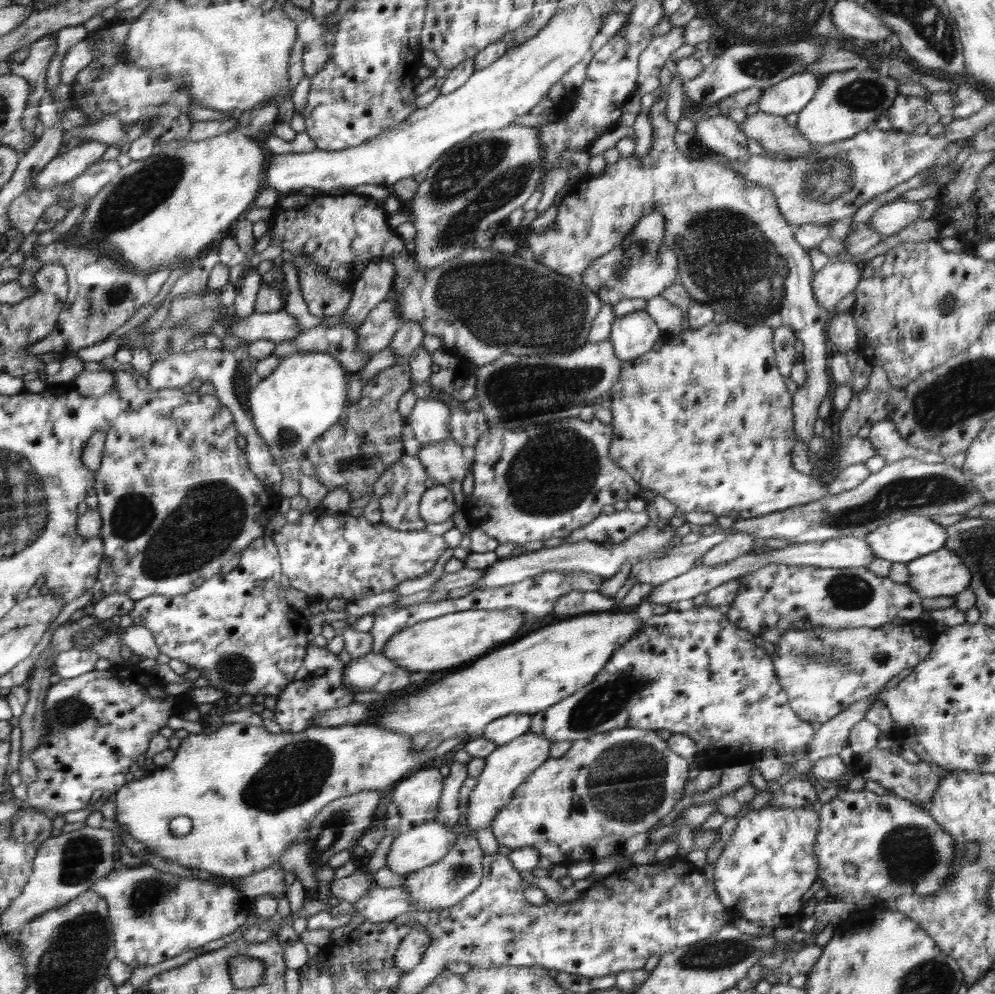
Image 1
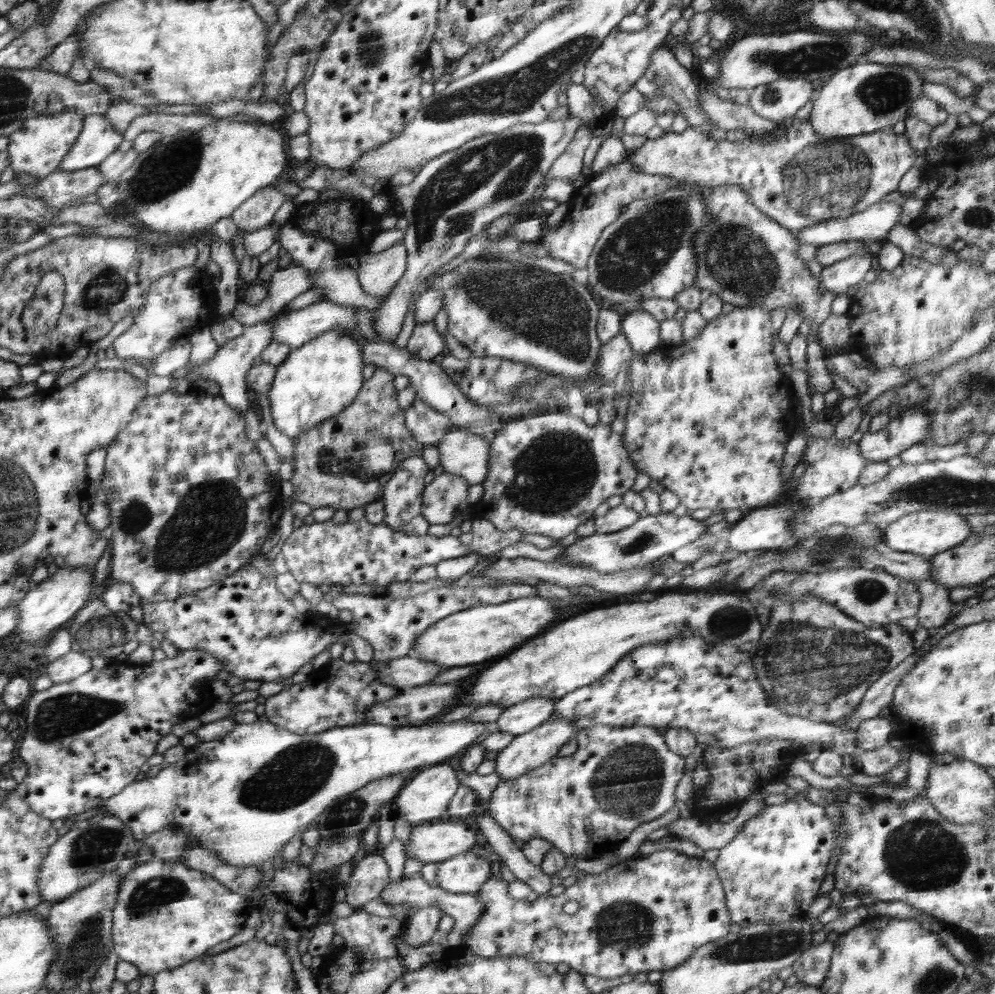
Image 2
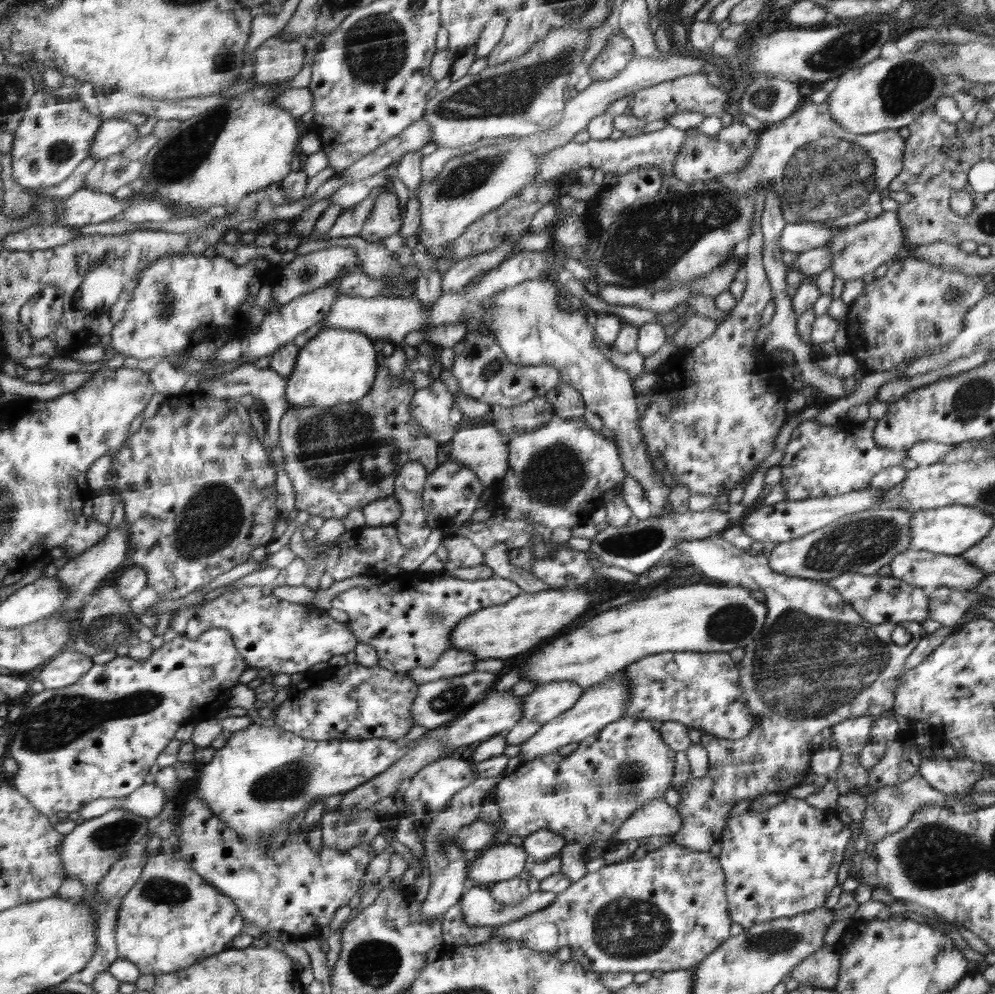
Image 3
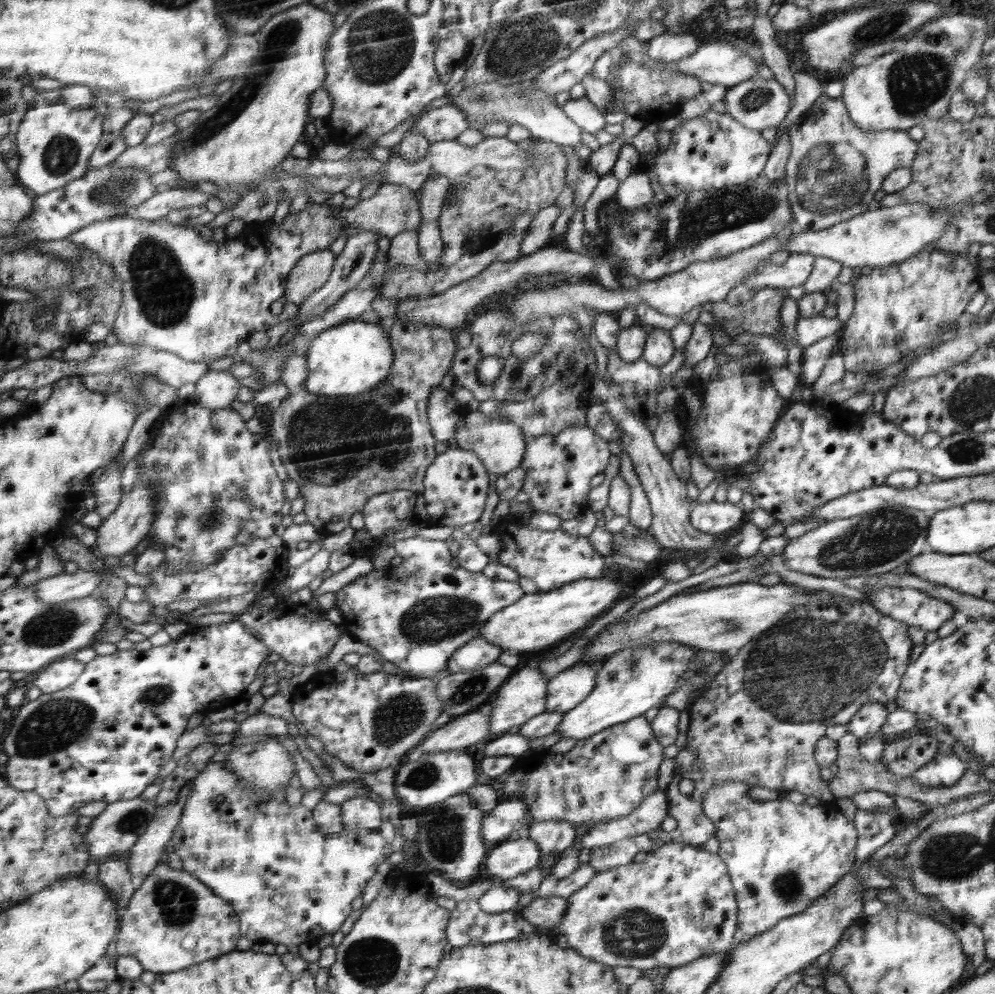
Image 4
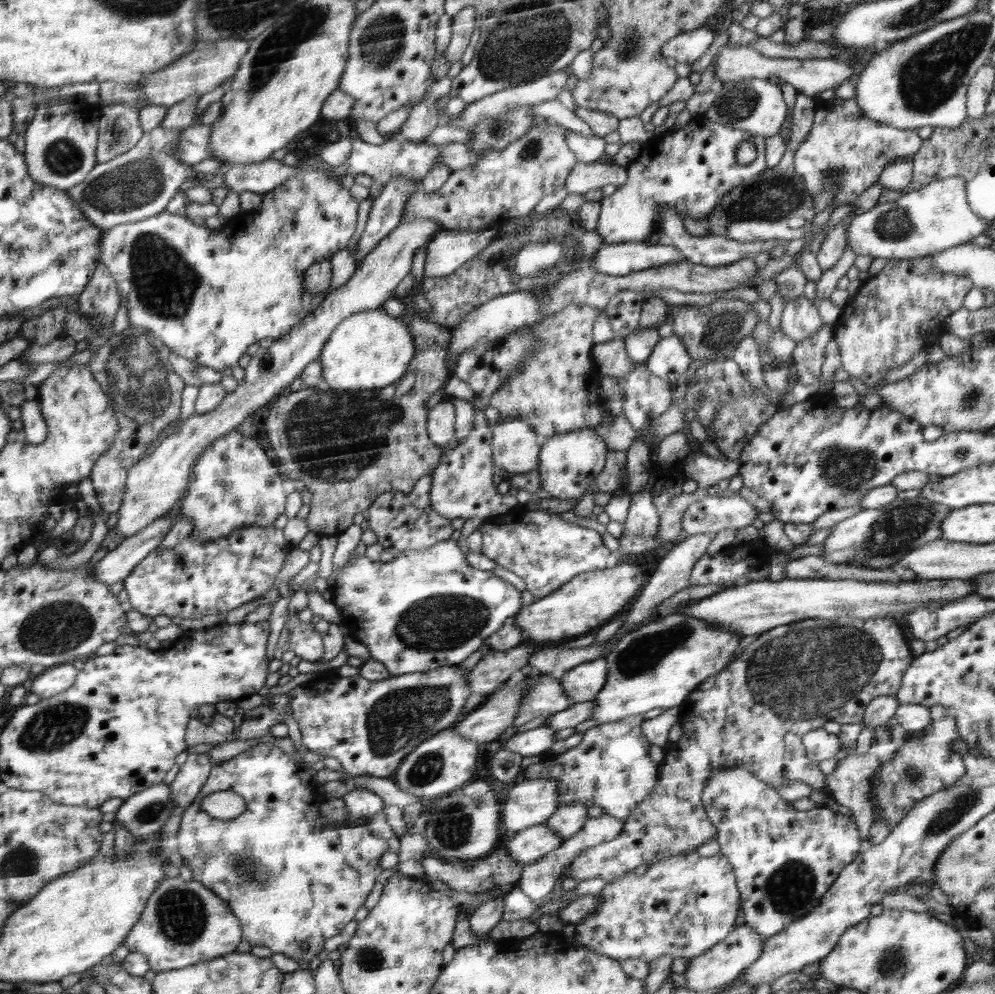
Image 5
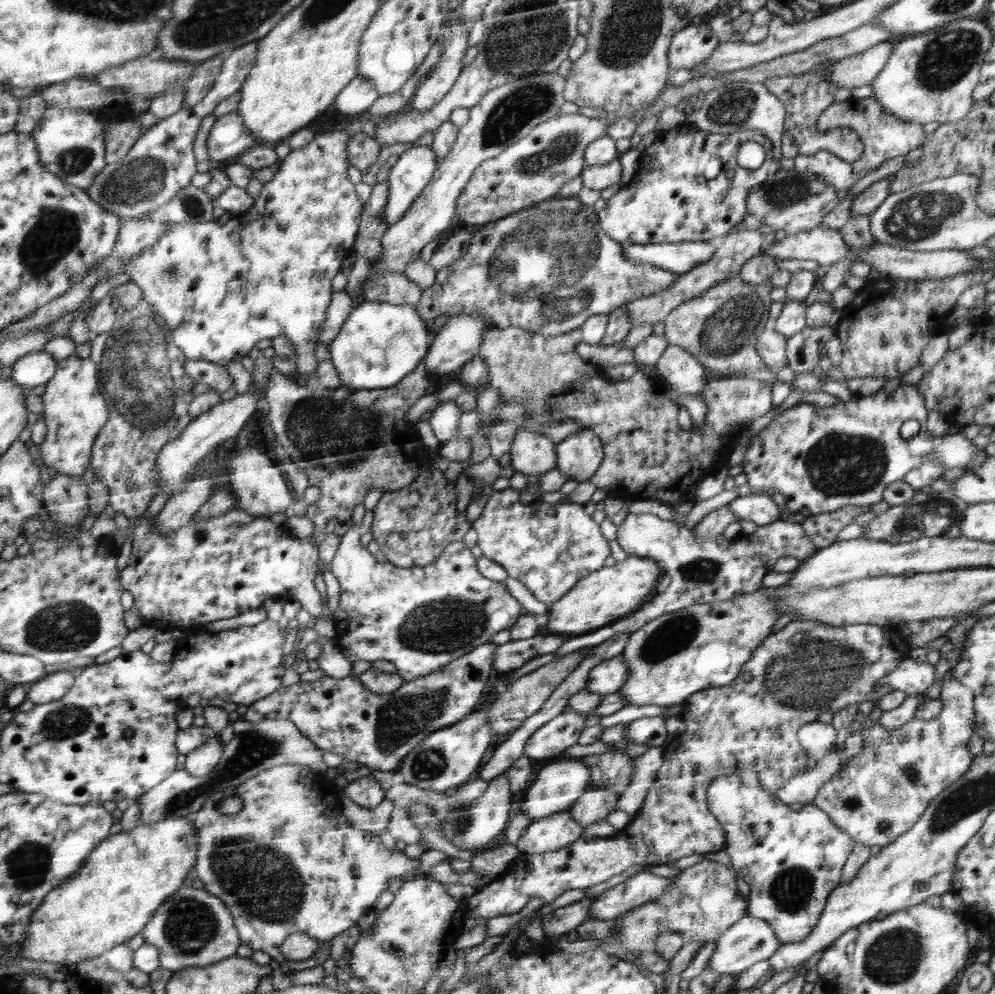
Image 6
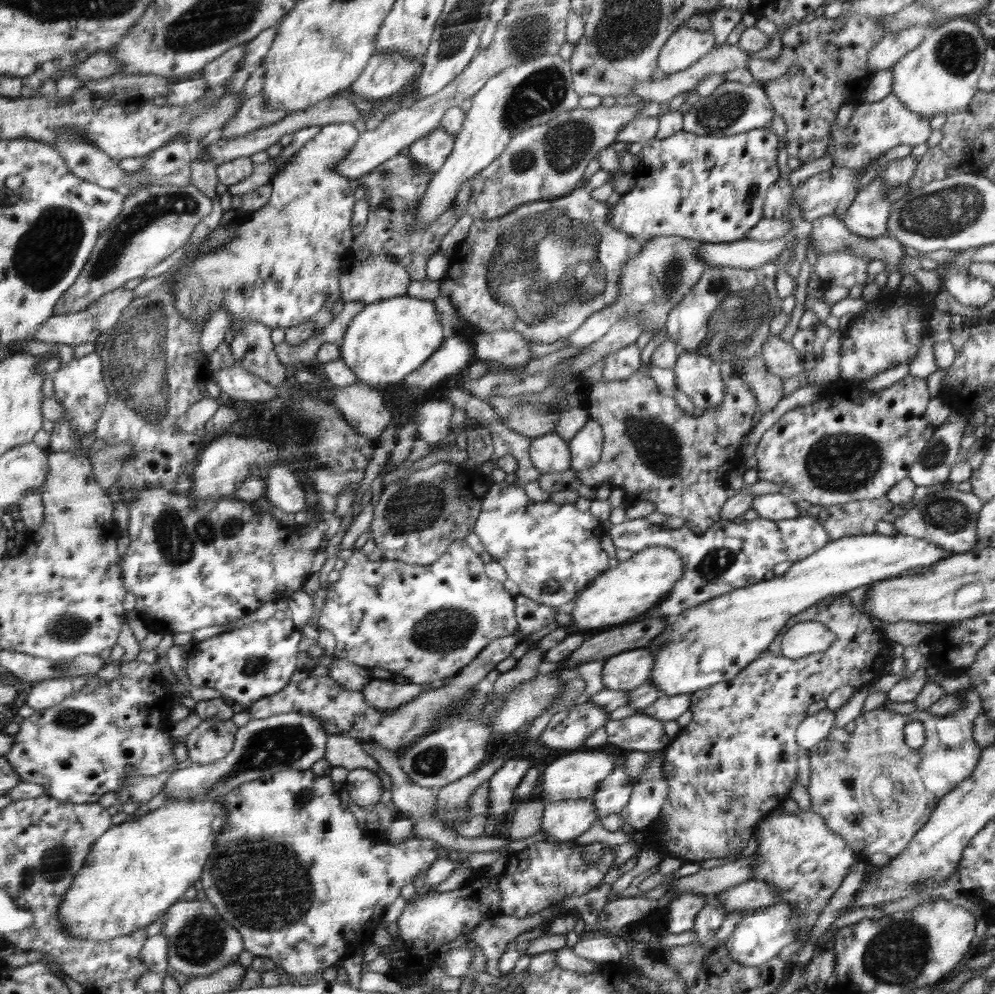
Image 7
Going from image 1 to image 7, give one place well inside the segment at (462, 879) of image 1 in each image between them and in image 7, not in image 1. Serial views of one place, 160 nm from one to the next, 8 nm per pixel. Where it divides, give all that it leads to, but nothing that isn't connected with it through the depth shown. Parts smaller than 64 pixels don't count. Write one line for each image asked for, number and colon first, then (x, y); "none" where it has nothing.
2: (466, 872)
3: (501, 862)
4: (508, 859)
5: (532, 843)
6: (550, 833)
7: (564, 820)

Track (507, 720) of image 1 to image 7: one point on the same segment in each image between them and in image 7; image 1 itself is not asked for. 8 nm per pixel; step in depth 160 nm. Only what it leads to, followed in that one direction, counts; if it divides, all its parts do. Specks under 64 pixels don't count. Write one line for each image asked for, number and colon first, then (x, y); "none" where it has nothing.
2: (520, 718)
3: (548, 701)
4: (567, 689)
5: (583, 682)
6: (606, 678)
7: (625, 671)

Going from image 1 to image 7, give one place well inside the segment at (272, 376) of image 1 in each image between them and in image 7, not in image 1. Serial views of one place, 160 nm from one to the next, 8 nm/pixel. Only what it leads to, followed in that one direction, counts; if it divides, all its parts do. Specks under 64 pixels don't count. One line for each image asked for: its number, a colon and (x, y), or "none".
2: (317, 380)
3: (338, 365)
4: (351, 358)
5: (370, 350)
6: (380, 343)
7: (386, 341)

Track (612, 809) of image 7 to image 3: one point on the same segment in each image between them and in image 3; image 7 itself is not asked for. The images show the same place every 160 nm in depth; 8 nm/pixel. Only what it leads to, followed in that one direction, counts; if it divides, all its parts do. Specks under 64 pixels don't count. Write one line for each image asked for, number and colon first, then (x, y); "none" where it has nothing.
3: (541, 845)
4: (553, 836)
5: (567, 820)
6: (595, 804)

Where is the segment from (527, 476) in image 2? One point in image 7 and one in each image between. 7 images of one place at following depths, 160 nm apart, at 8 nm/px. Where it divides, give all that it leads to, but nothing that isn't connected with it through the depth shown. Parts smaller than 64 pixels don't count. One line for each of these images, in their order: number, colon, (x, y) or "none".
3: (558, 472)
4: (560, 470)
5: (570, 462)
6: (580, 455)
7: (587, 446)

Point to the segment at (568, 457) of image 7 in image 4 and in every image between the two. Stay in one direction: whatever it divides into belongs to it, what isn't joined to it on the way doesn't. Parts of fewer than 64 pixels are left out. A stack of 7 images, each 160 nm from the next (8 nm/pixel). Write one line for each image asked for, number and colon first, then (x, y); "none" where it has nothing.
4: (501, 445)
5: (516, 448)
6: (531, 453)

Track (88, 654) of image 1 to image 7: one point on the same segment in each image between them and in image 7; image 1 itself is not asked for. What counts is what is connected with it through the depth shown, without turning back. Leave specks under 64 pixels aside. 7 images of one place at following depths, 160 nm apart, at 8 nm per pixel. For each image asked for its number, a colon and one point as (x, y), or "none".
2: (72, 665)
3: (64, 670)
4: (60, 674)
5: (55, 680)
6: (52, 687)
7: (43, 695)

